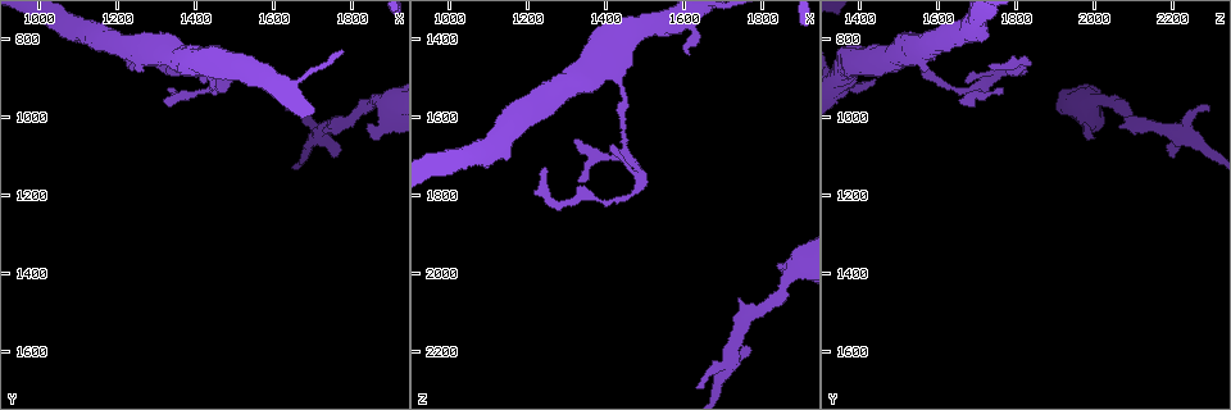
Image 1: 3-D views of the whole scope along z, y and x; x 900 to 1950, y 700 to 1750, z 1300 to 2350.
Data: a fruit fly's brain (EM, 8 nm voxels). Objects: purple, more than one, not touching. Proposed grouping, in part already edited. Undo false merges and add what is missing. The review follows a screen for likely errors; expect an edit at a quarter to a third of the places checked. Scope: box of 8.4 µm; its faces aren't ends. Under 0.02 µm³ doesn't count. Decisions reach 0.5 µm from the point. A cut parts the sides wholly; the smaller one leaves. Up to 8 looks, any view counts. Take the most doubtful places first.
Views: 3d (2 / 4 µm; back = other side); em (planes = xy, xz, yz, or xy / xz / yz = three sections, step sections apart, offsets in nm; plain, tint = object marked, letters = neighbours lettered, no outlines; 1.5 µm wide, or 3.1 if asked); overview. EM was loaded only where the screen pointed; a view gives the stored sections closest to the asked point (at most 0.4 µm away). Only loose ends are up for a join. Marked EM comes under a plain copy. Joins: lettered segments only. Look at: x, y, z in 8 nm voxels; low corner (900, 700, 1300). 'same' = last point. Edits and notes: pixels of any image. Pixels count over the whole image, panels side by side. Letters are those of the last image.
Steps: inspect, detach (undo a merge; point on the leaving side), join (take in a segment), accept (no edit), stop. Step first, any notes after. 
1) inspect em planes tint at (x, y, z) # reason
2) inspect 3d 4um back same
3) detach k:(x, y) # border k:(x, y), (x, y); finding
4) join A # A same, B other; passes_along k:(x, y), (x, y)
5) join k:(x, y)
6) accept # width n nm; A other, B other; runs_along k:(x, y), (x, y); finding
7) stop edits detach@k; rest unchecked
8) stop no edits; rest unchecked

inspect em planes letters at (1630, 970, 2295) # free end

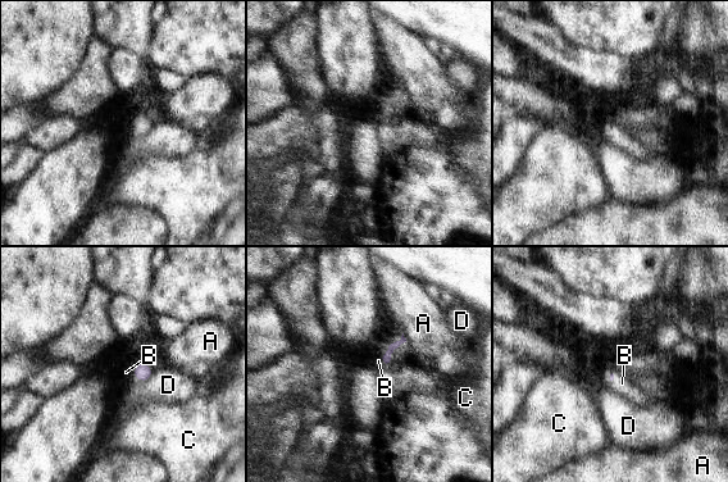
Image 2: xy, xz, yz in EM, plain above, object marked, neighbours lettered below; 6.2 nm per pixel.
join B # A other, B same, C other, D other; passes_along 2:(142, 371), (133, 373), (126, 372); the neuron continues

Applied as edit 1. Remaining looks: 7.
inspect overview # redraw

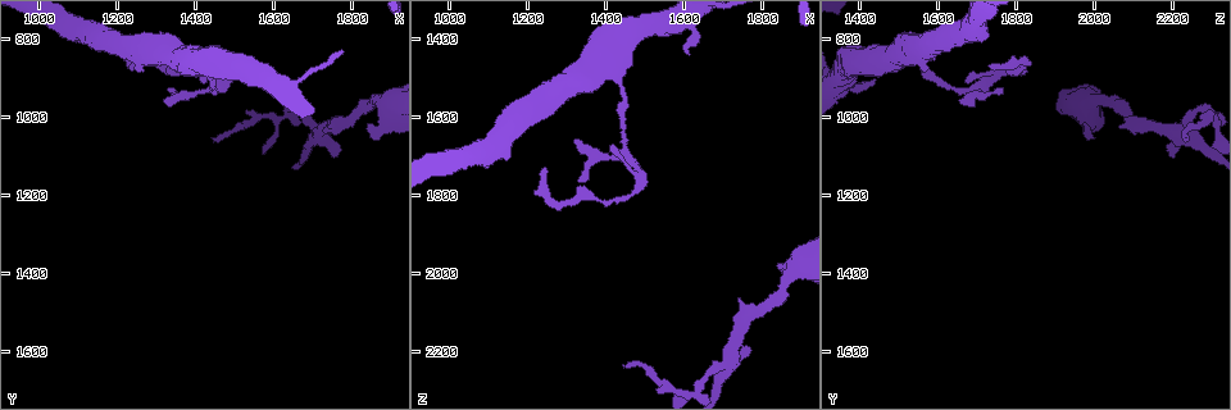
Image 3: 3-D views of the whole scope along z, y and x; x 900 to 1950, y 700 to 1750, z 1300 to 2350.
inspect 3d 4um at (1605, 905, 1440) # an open end

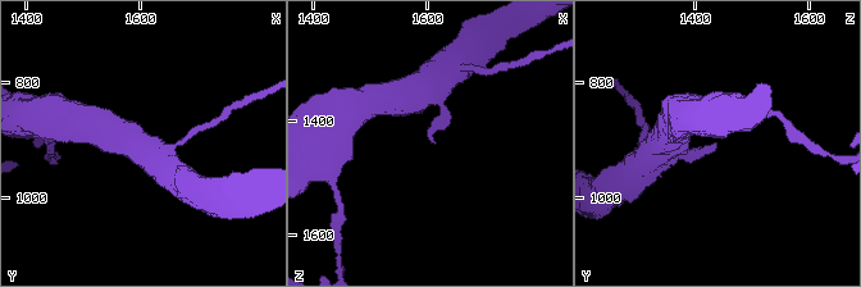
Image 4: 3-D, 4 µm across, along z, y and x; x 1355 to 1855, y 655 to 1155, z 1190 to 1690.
inspect em xy step 4 letters at (1610, 910, 1440) # need the tissue

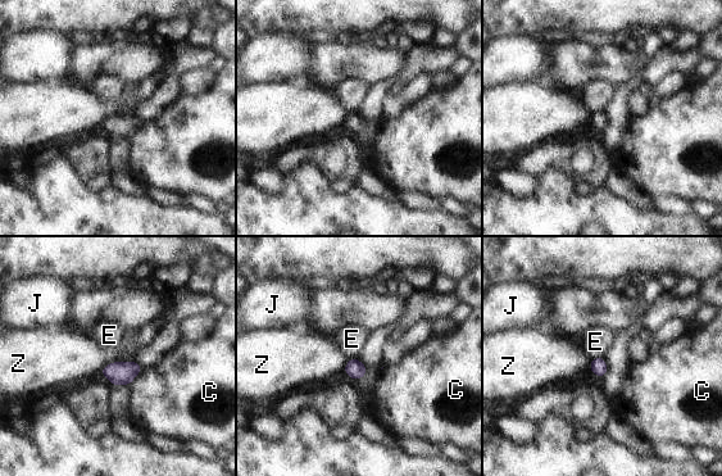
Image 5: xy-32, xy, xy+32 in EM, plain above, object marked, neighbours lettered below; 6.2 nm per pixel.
inspect em planes letters same

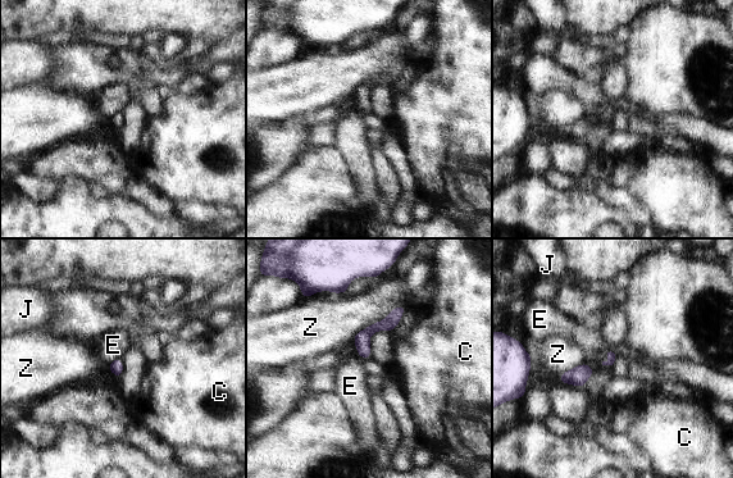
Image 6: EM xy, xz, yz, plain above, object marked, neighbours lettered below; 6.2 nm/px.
accept # C other, E other, J other, Z other; border 6:(354, 342), (355, 350), (364, 359); none of them fits

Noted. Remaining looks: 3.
inspect em yz step 4 letters at (1325, 950, 1655) # free end

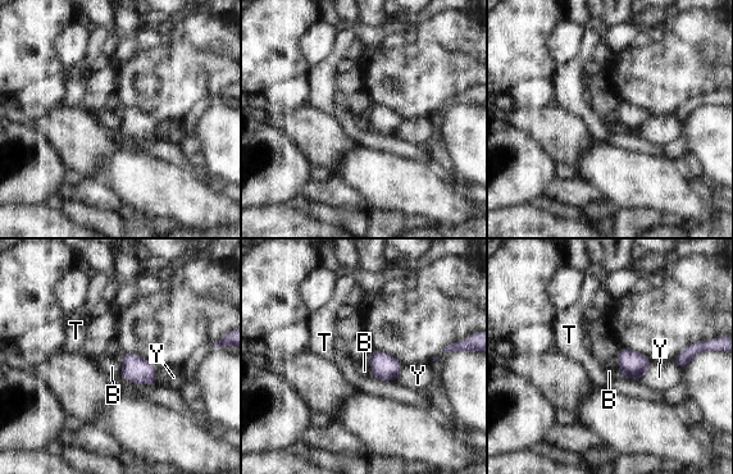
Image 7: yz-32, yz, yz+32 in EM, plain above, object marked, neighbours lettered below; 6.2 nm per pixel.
inspect em planes letters same

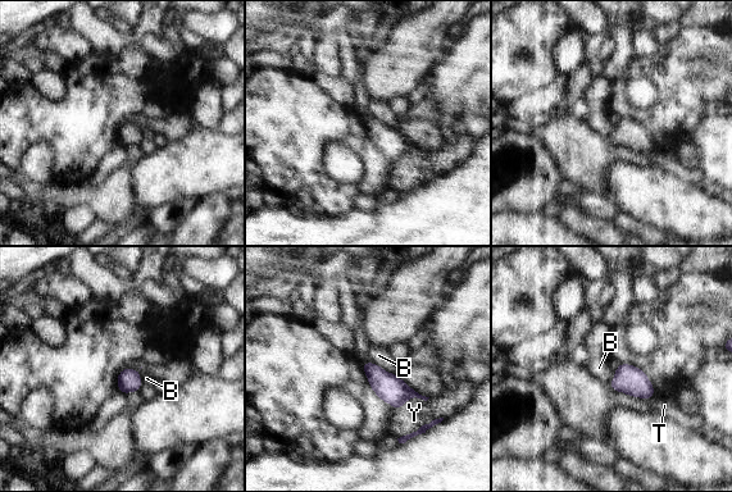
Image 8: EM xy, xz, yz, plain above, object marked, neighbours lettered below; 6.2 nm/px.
accept # B other, T other, Y other; border 8:(369, 360), (395, 374); none of them fits

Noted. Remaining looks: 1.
stop edits join@2; rest unchecked

